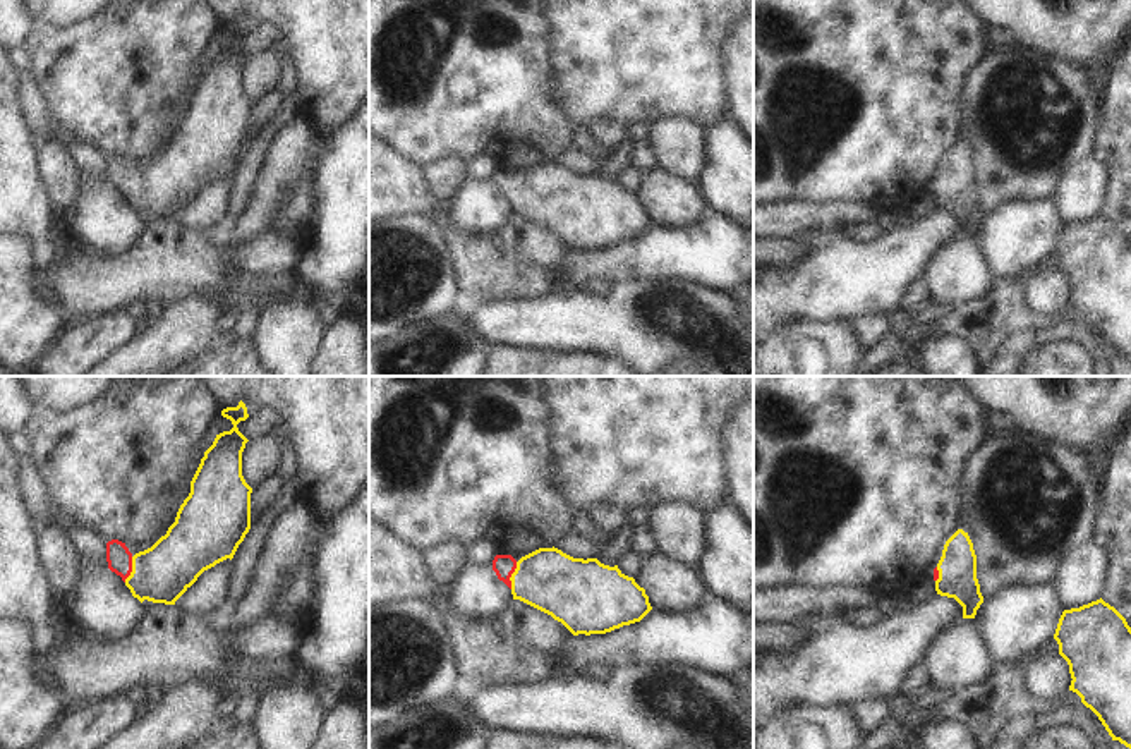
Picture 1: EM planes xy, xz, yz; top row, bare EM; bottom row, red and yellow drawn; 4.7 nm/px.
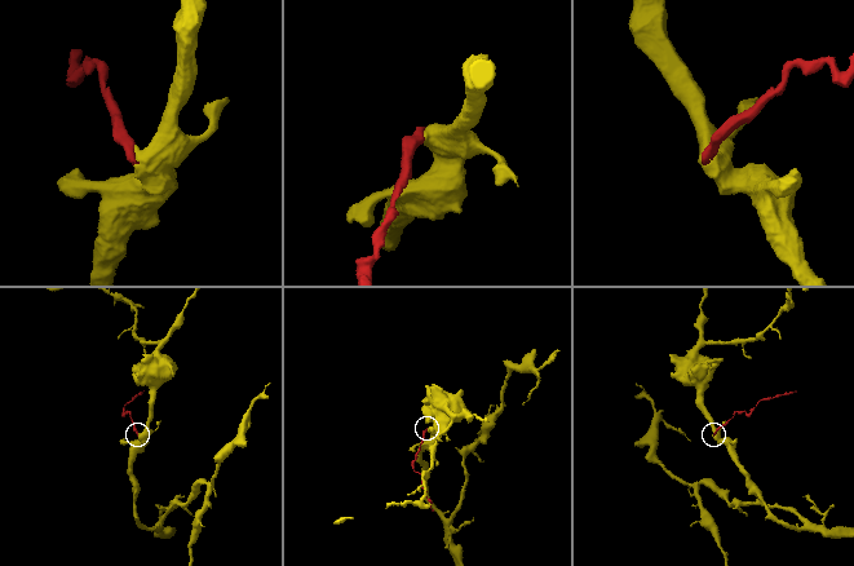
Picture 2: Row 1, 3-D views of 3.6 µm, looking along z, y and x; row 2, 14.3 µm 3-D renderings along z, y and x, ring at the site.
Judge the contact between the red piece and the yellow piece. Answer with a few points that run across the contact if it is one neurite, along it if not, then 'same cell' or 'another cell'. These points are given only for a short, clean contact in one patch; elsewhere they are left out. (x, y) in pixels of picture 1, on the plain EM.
line xz (503, 181), (510, 191), (548, 194); same cell

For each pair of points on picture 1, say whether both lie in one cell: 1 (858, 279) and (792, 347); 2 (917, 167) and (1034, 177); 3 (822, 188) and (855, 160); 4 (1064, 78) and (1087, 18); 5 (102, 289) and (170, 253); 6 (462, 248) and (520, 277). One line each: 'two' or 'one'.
1: two
2: two
3: one
4: two
5: one
6: one

